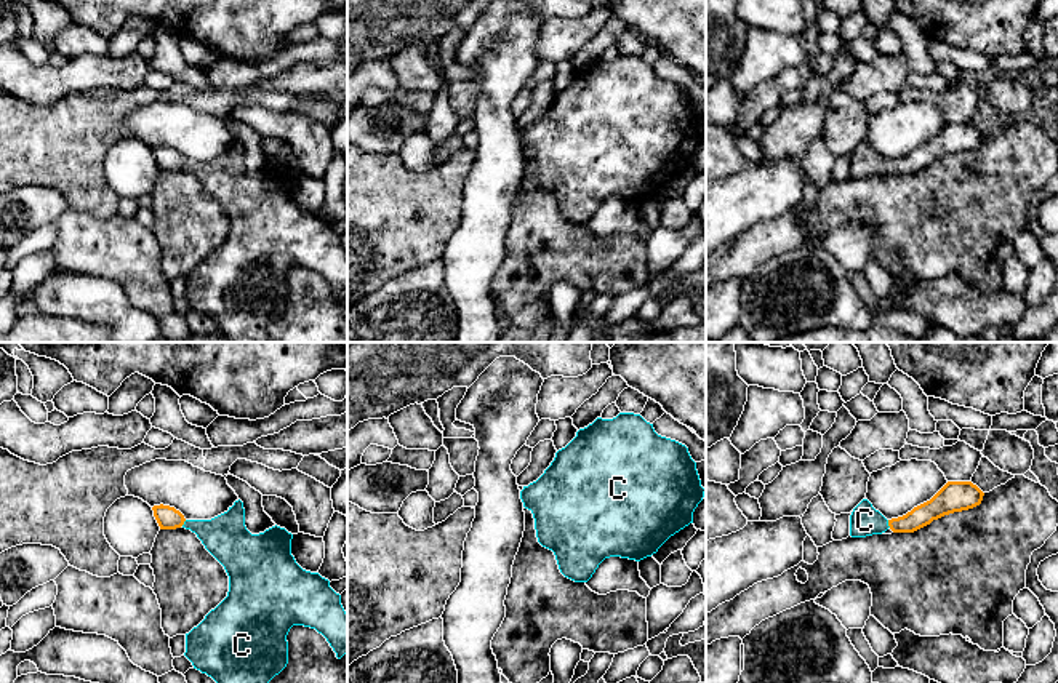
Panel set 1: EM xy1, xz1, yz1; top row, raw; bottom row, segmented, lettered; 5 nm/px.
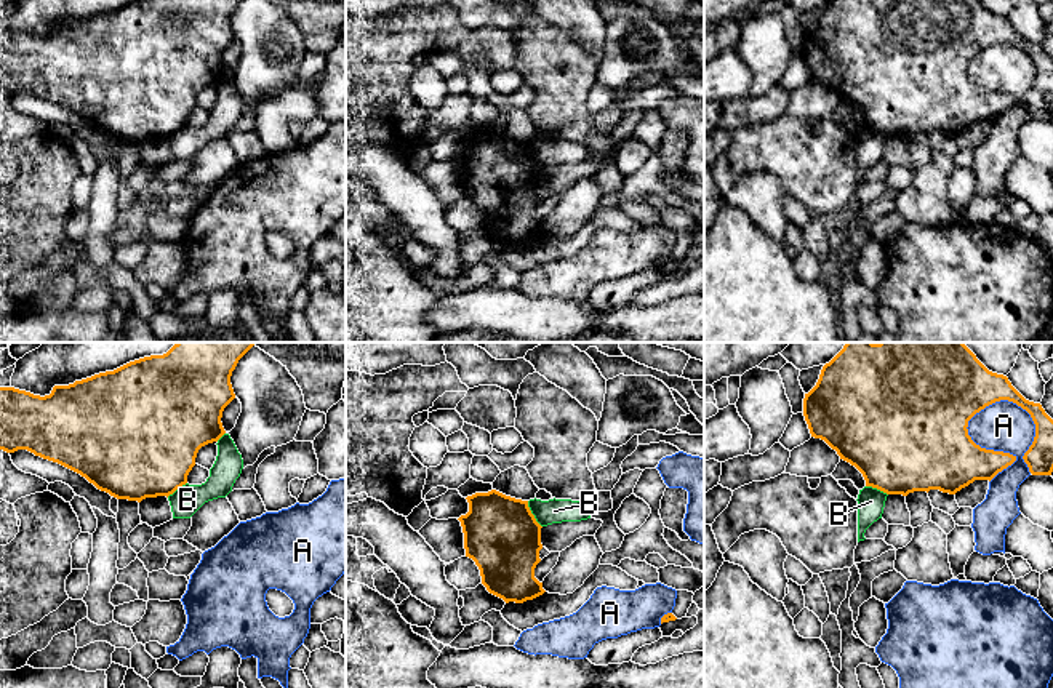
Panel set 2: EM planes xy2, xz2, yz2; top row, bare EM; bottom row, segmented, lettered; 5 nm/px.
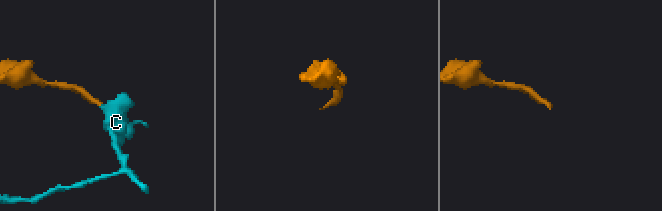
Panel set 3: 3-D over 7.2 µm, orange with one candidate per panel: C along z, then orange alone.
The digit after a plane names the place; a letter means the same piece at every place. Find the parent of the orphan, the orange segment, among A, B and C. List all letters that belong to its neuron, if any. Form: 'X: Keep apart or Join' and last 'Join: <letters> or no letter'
A: Keep apart
B: Keep apart
C: Join
Join: C

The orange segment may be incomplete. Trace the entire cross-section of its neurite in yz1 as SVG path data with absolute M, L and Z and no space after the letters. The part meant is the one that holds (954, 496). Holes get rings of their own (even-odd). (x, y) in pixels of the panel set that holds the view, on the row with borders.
M948 481L930 501L892 520L887 520L868 499L863 499L850 515L850 536L882 534L888 528L893 533L914 533L944 515L980 505L983 496L984 493L972 481Z

